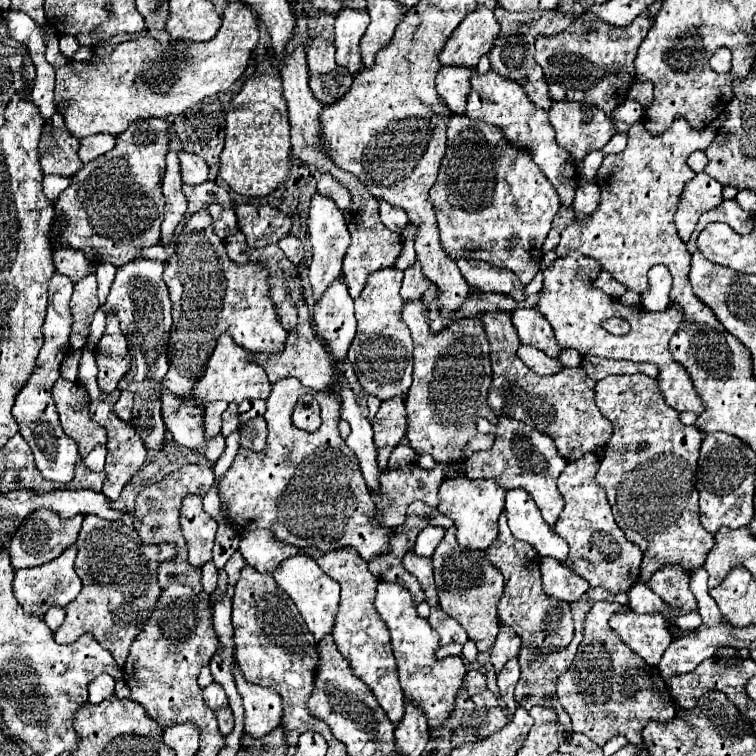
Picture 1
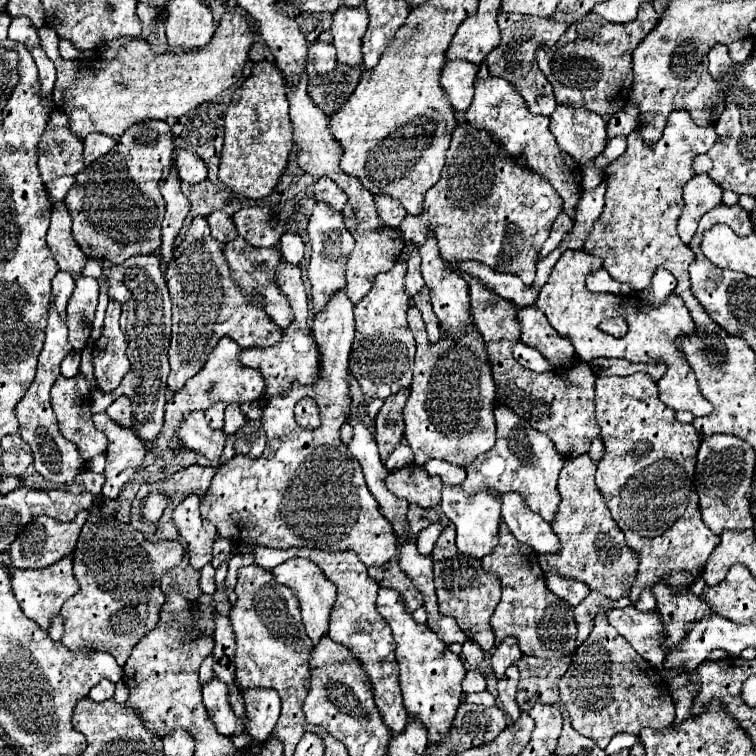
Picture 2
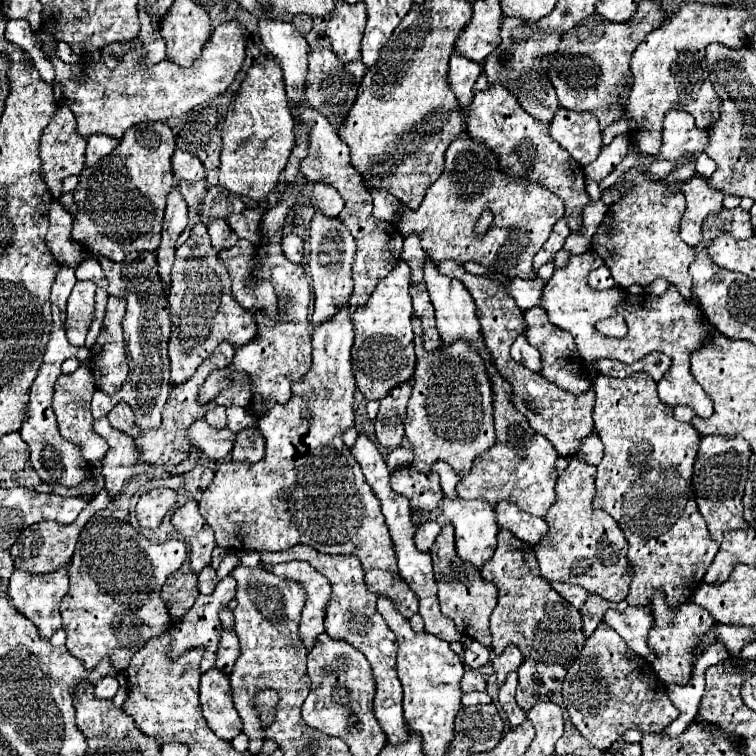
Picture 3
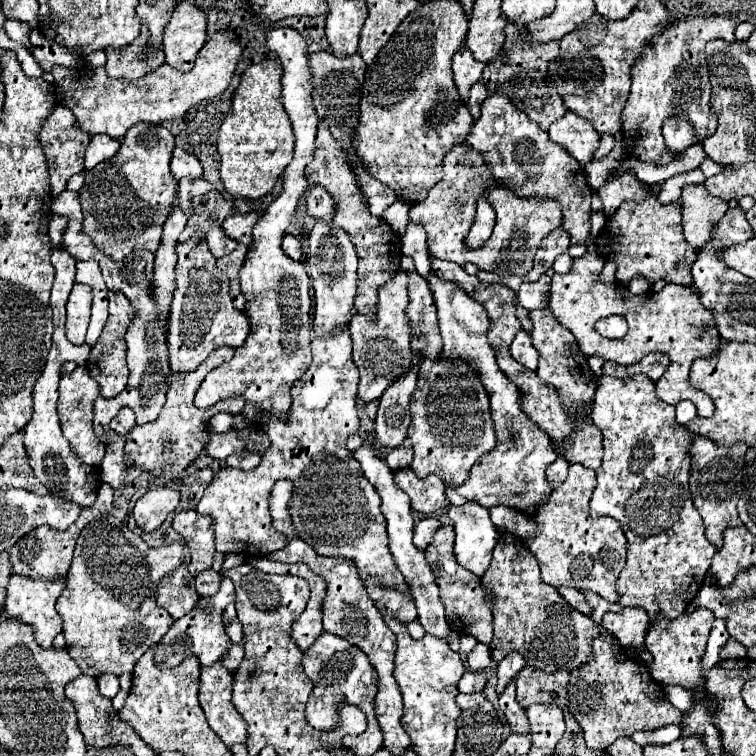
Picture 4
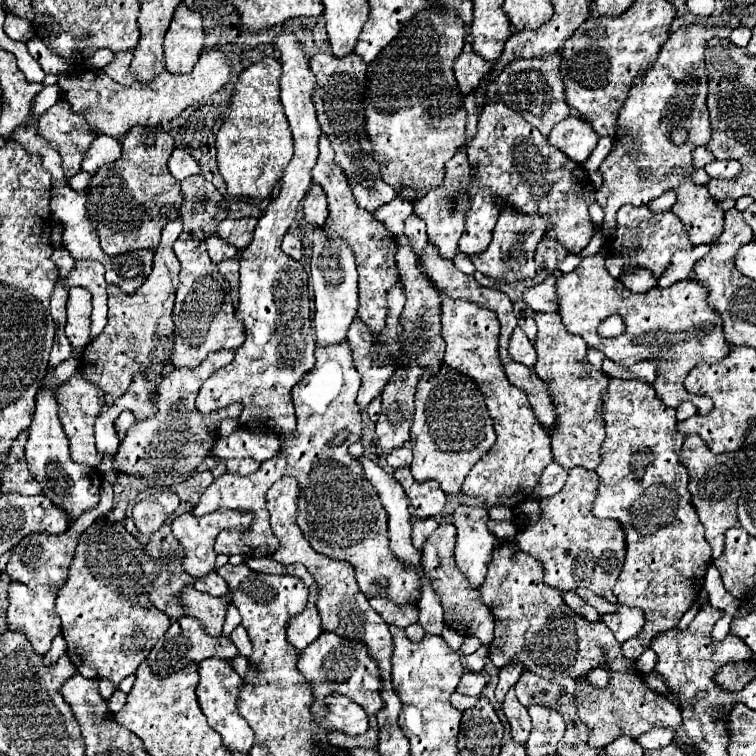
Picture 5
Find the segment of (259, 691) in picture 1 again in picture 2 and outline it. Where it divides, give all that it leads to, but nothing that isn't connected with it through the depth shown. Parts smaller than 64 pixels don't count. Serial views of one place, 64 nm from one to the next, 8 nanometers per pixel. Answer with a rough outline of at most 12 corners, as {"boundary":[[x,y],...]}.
{"boundary":[[244,690],[246,732],[264,742],[280,716],[278,692]]}

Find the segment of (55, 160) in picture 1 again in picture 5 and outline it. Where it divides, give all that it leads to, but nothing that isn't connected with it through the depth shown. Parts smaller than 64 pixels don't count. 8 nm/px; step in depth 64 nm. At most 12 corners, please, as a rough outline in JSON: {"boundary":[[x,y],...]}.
{"boundary":[[58,100],[40,116],[40,134],[62,156],[66,180],[98,136]]}

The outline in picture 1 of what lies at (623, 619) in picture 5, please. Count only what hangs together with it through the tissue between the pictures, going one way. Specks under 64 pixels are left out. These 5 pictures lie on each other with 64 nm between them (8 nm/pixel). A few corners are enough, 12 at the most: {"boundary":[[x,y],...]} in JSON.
{"boundary":[[616,612],[610,626],[650,666],[672,642],[662,614]]}

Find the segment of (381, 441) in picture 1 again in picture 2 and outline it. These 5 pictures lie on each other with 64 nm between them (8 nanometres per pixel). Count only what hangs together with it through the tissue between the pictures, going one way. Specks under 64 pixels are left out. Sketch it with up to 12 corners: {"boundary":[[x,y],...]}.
{"boundary":[[410,390],[388,396],[376,416],[376,444],[386,462],[404,436]]}

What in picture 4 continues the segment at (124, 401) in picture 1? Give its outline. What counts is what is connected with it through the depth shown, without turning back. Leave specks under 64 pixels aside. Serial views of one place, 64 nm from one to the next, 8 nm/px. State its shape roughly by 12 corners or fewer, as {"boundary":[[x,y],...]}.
{"boundary":[[122,408],[110,422],[116,434],[126,436],[136,416],[130,408]]}

